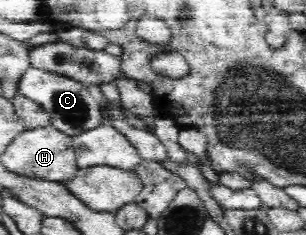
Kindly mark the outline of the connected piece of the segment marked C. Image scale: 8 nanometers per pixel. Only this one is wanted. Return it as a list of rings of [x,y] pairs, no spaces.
[[[30,65],[23,77],[19,79],[17,93],[39,103],[51,117],[52,127],[69,137],[96,129],[107,121],[105,113],[95,102],[89,88],[79,80],[70,76],[59,75],[58,72],[37,69]]]

